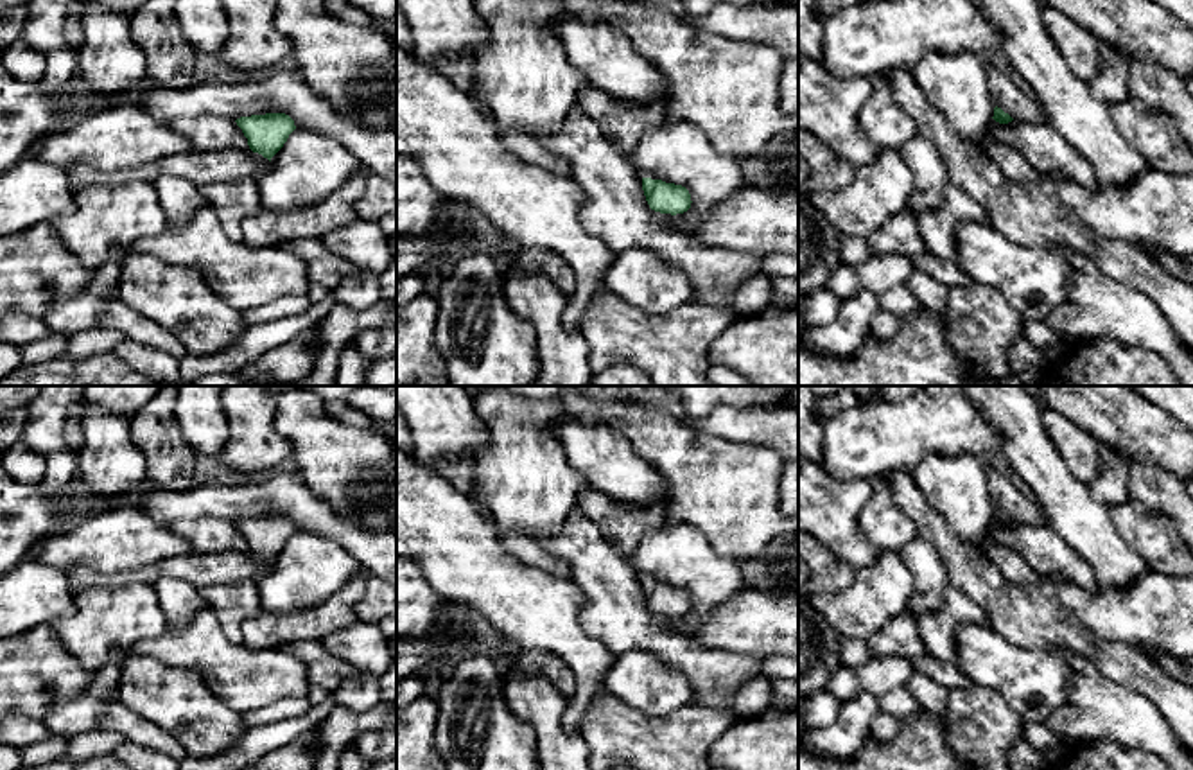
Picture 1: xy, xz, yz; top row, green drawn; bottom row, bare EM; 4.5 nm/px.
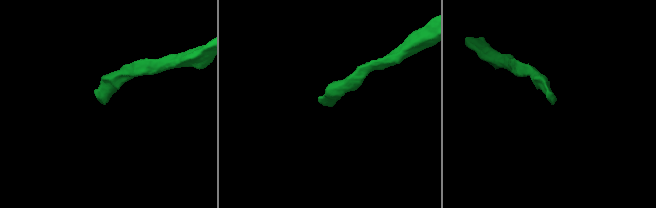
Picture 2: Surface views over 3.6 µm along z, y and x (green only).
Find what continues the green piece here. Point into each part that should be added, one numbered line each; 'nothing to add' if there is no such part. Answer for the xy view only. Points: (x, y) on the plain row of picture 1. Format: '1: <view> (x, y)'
1: xy (225, 568)

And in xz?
nothing to add

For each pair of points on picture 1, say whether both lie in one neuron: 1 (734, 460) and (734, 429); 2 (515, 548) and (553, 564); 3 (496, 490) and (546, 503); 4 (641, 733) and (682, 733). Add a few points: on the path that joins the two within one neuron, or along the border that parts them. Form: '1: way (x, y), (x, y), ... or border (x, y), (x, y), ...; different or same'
1: border (695, 428), (727, 440), (765, 446), (775, 453); different
2: way (524, 548), (544, 560); same
3: way (508, 490), (533, 490); same
4: way (652, 733), (671, 733); same

